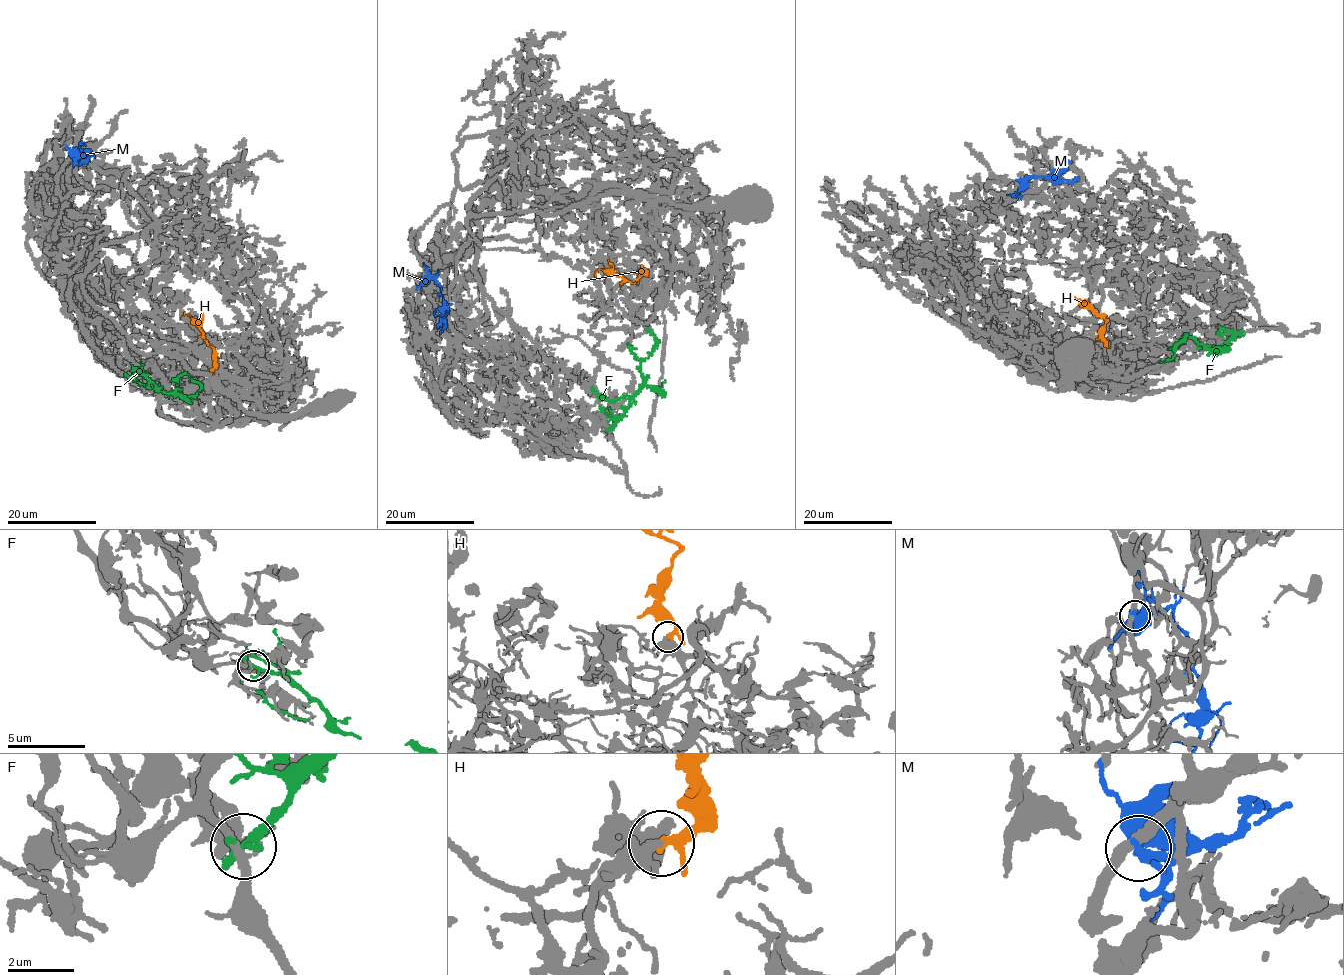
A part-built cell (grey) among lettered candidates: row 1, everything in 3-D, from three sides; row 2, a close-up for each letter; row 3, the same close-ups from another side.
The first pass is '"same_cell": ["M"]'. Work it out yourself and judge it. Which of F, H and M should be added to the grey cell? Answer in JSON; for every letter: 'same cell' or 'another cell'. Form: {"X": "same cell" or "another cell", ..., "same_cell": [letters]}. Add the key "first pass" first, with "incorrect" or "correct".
{"first pass": "incorrect", "F": "another cell", "H": "same cell", "M": "another cell", "same_cell": ["H"]}

